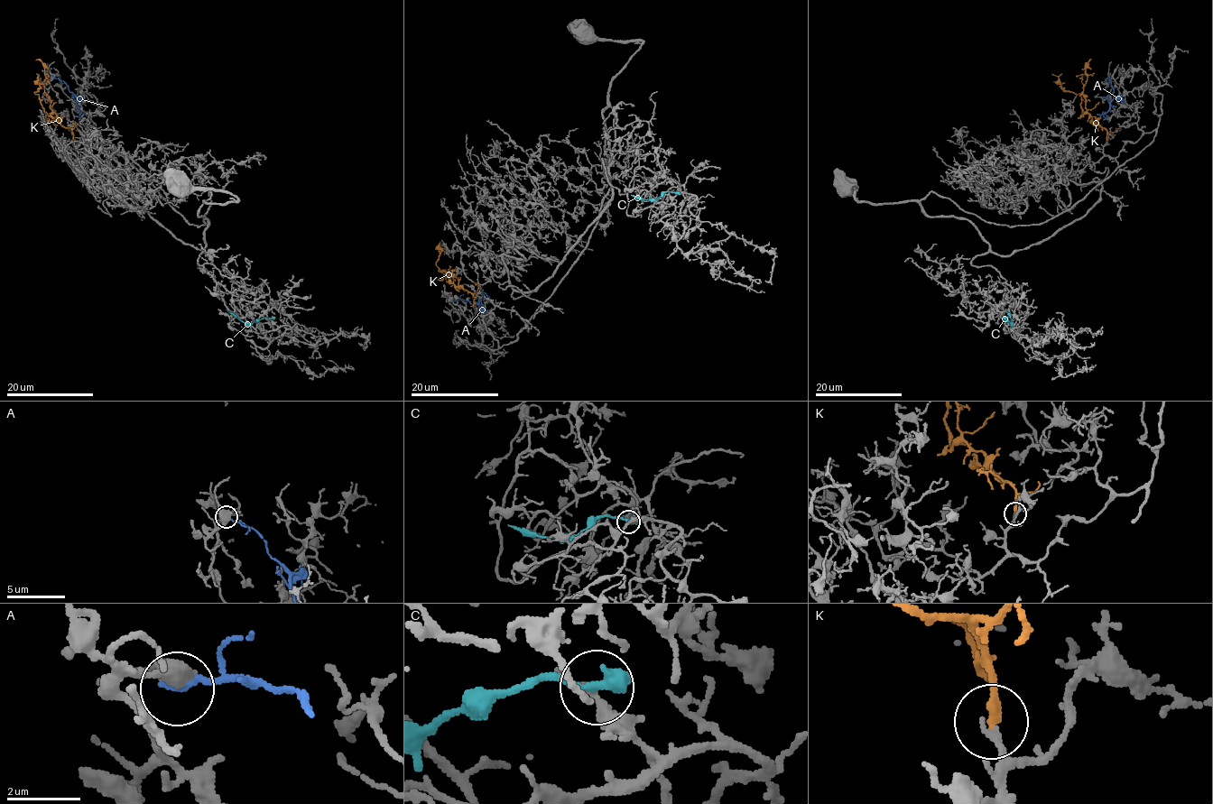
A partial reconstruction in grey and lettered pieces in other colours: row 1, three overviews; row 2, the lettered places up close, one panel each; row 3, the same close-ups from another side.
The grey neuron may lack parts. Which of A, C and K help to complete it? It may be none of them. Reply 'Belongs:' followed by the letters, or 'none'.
Belongs: K

